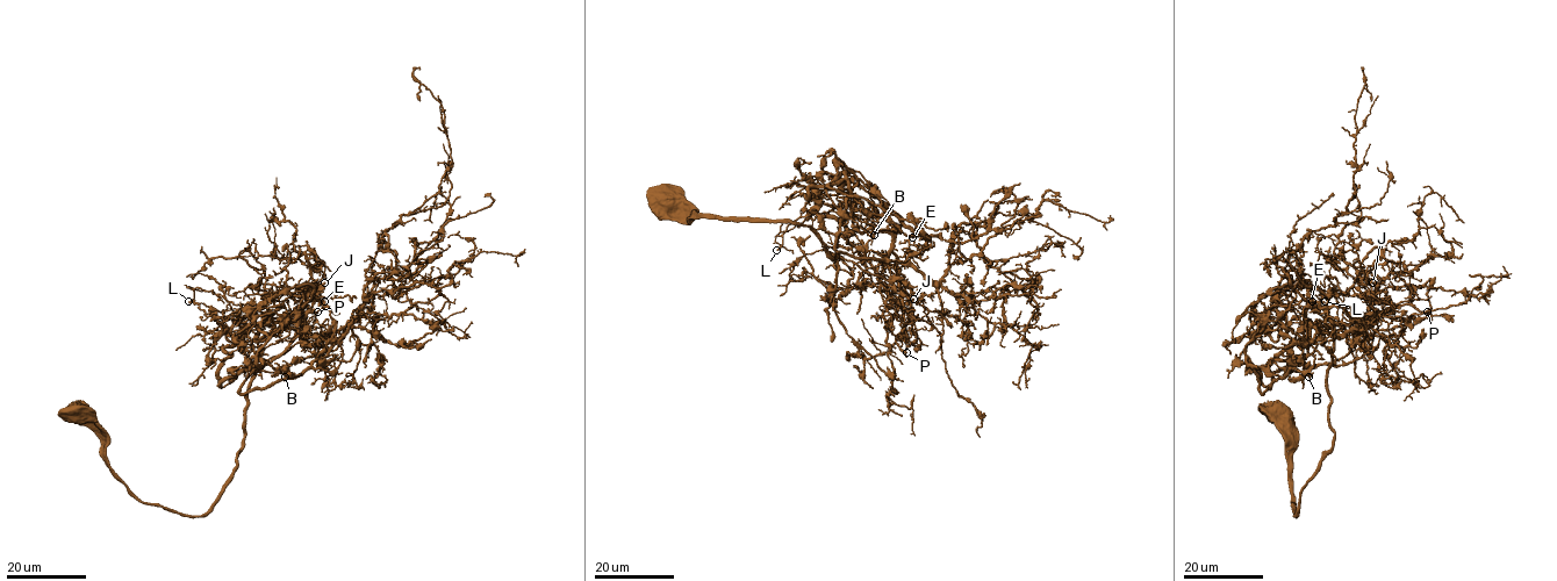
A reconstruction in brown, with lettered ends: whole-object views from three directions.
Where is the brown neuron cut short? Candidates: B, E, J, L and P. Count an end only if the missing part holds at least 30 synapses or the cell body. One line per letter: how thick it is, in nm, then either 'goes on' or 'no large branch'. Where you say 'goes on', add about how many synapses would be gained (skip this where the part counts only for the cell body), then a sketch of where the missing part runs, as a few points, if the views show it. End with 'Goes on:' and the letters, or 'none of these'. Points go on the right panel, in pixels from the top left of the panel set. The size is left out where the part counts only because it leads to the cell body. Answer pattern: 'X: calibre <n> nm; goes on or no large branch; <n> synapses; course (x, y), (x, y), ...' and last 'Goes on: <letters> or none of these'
B: calibre 280 nm; no large branch
E: calibre 360 nm; no large branch
J: calibre 360 nm; no large branch
L: calibre 200 nm; no large branch
P: calibre 360 nm; goes on; 35 synapses; course (1427, 311), (1437, 316), (1422, 323), (1415, 321)
Goes on: P

